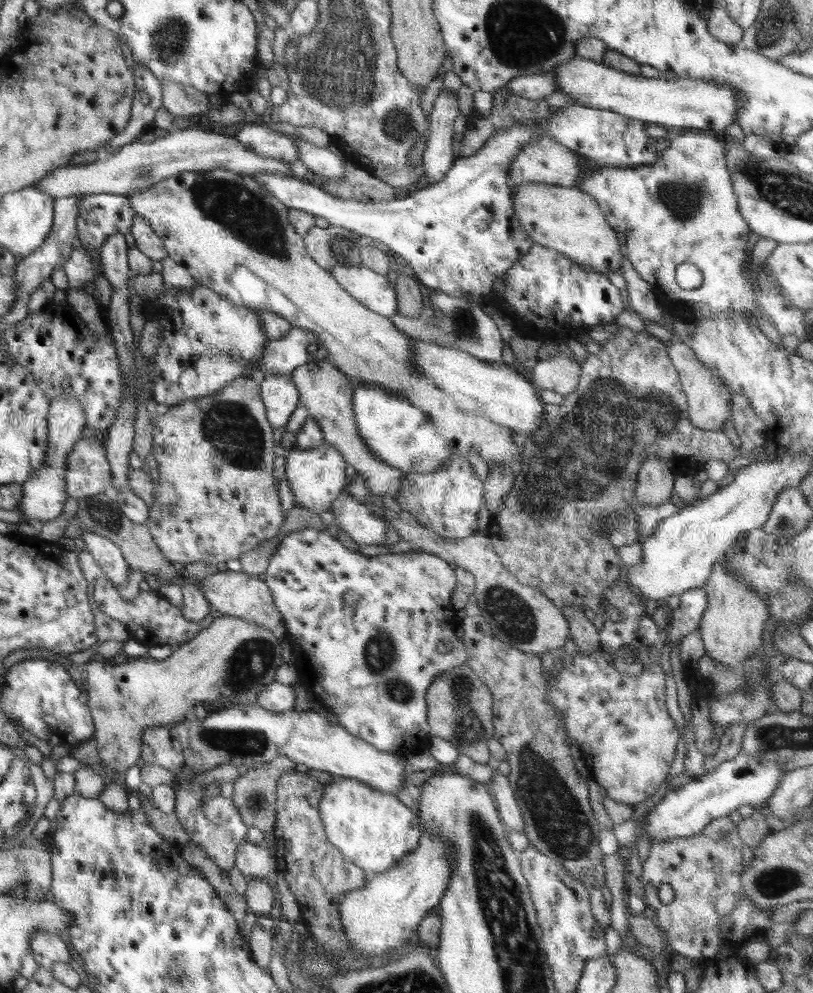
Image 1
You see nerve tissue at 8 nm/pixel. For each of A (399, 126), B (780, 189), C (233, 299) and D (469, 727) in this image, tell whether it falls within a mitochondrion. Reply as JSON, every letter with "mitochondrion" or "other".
{"A":"mitochondrion","B":"mitochondrion","C":"other","D":"mitochondrion"}

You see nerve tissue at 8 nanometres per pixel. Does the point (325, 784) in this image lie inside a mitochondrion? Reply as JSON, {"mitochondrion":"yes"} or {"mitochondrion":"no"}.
{"mitochondrion":"no"}

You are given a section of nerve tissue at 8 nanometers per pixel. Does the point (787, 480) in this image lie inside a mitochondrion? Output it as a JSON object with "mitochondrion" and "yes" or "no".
{"mitochondrion":"no"}

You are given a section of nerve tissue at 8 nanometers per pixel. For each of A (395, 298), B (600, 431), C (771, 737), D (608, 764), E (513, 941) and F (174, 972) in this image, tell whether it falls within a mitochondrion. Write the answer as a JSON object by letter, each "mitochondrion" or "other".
{"A":"other","B":"mitochondrion","C":"mitochondrion","D":"other","E":"mitochondrion","F":"mitochondrion"}

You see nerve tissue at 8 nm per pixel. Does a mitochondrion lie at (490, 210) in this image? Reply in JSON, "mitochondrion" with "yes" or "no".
{"mitochondrion":"no"}

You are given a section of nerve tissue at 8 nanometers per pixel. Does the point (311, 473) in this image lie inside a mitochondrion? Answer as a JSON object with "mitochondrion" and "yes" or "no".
{"mitochondrion":"no"}

